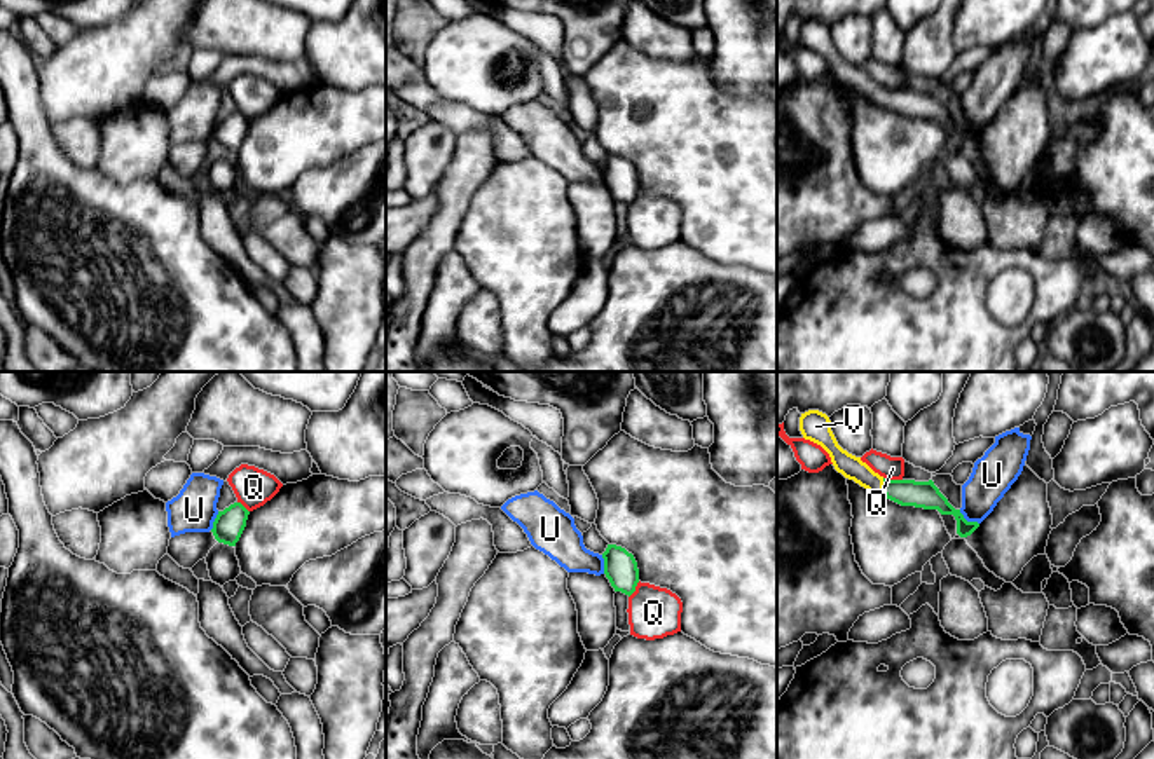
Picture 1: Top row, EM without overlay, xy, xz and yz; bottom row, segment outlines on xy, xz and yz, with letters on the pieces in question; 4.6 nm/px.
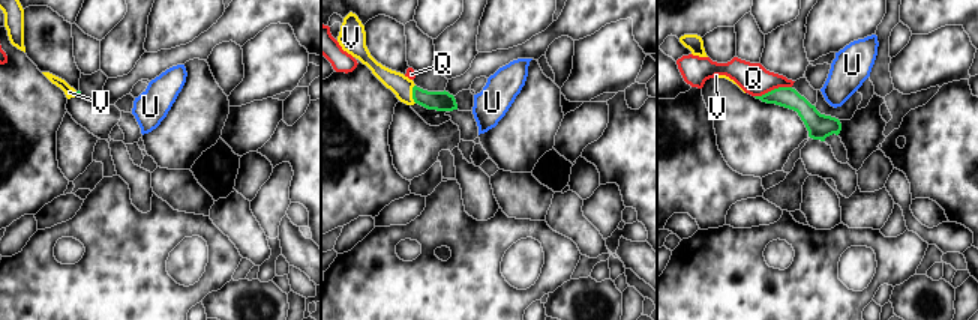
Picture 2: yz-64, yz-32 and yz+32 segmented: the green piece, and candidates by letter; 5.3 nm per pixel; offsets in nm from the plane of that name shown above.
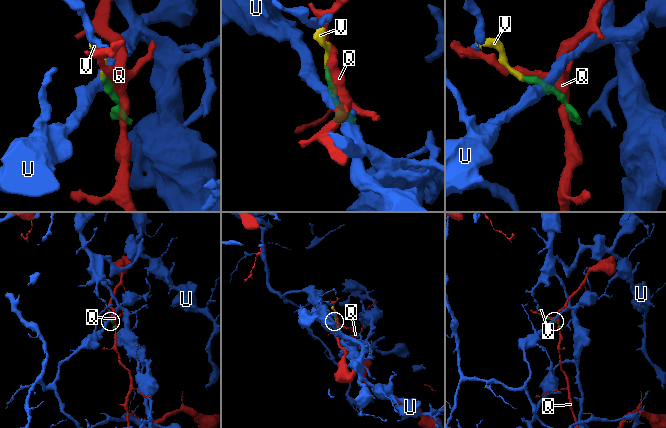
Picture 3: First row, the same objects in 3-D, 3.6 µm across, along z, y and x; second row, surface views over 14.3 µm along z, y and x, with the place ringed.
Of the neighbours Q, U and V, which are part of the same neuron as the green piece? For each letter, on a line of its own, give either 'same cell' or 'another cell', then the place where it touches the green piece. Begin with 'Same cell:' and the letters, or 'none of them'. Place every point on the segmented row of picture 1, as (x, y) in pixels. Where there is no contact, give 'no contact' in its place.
Same cell: V
Q: another cell; contact yz (892, 480)
U: another cell; contact yz (966, 520)
V: same cell; contact yz (884, 487)

